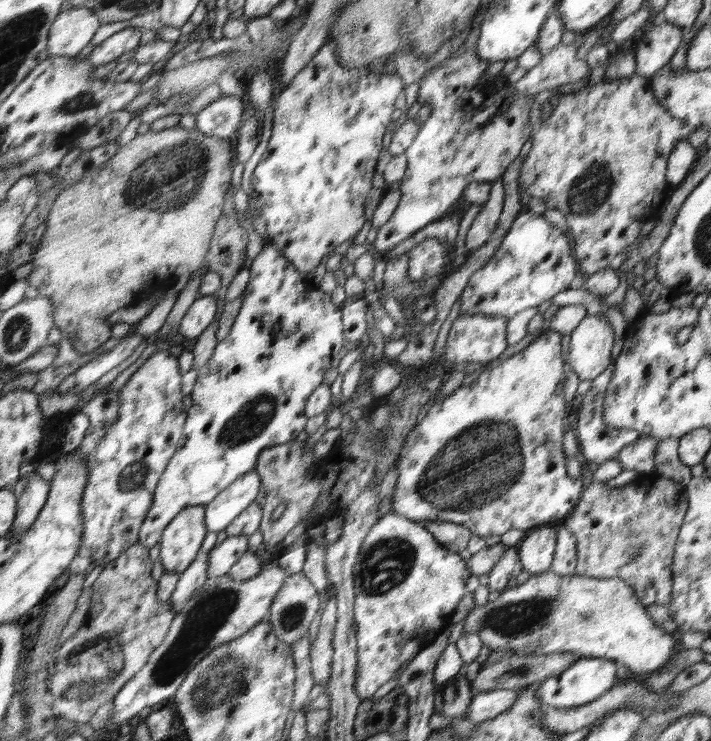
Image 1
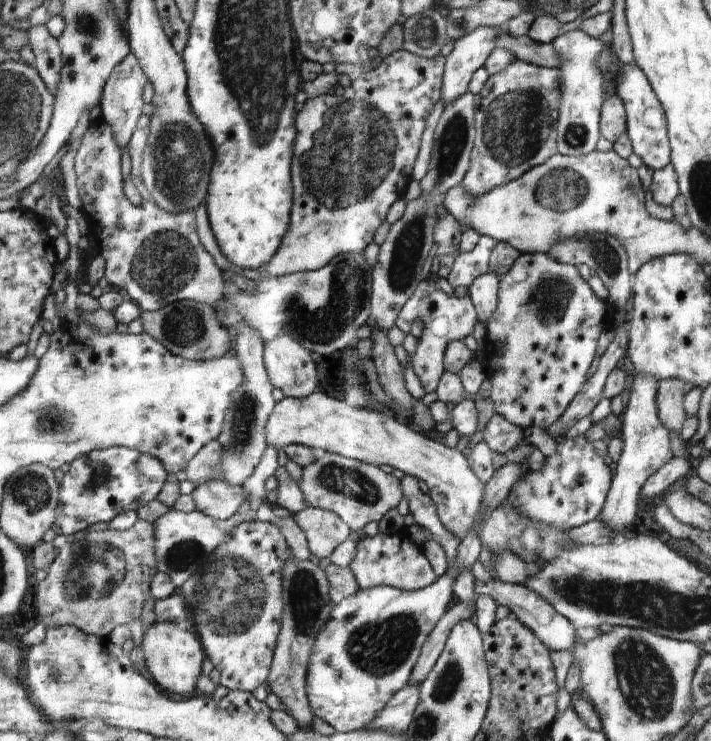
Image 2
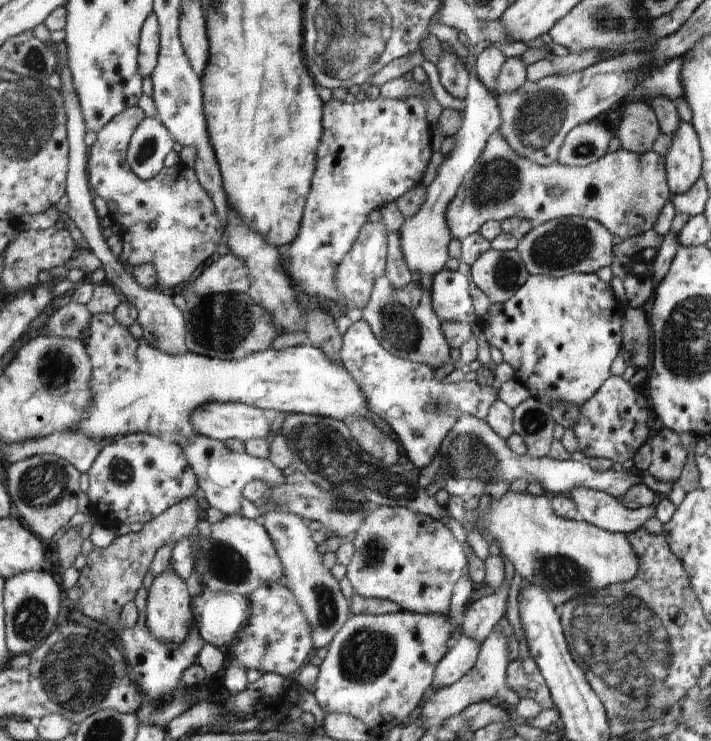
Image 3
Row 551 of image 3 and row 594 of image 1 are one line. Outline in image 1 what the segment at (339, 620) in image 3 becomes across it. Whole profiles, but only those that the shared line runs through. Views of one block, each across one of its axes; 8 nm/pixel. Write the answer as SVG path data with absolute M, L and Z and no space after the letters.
M303 572L288 575L275 594L268 621L281 643L292 645L309 632L320 607L320 597Z

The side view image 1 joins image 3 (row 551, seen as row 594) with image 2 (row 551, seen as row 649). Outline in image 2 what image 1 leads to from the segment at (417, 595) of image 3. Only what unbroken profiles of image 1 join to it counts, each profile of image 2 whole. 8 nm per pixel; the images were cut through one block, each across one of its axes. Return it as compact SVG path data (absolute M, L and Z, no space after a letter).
M405 531L399 534L378 532L374 537L362 537L357 541L357 552L350 568L359 589L363 590L385 585L402 591L416 591L433 585L438 578L422 546L414 543Z

